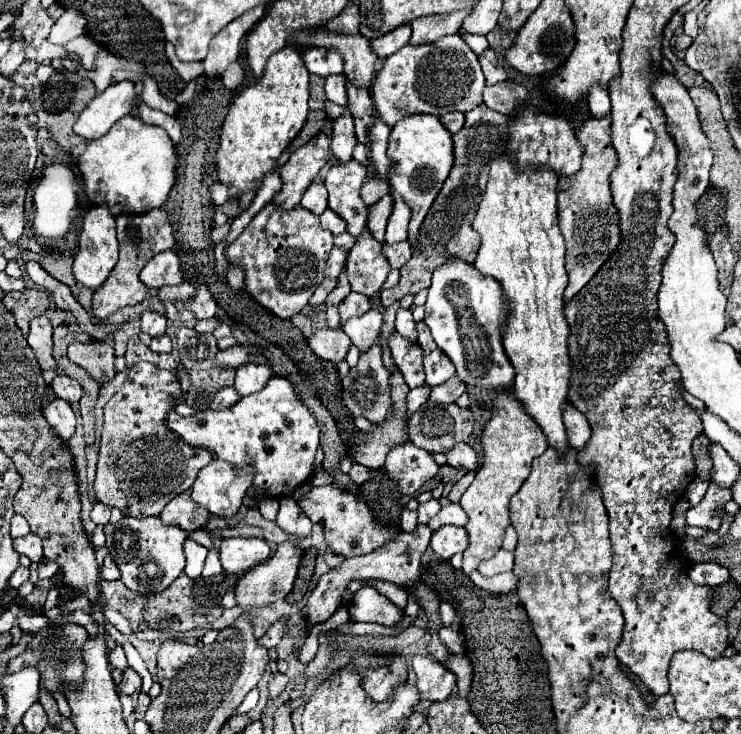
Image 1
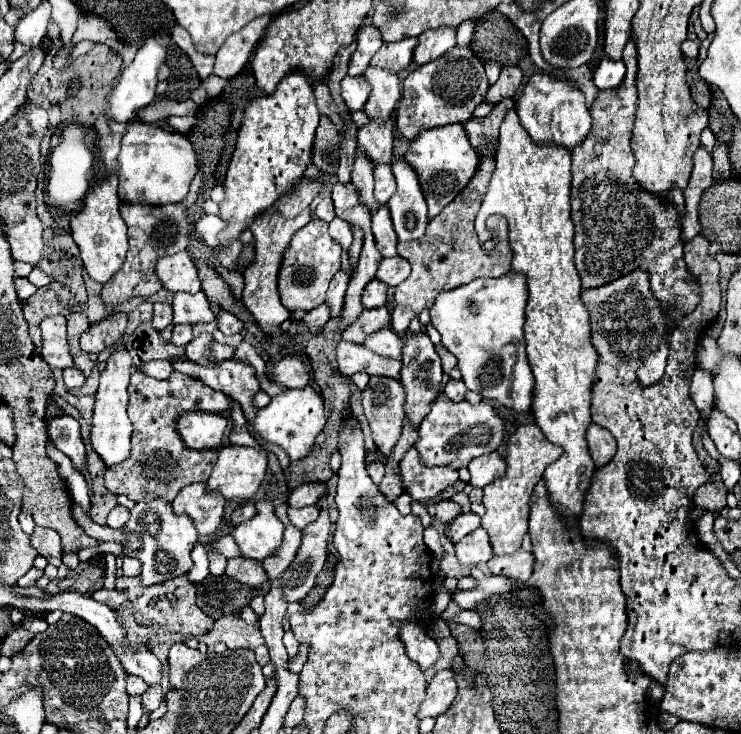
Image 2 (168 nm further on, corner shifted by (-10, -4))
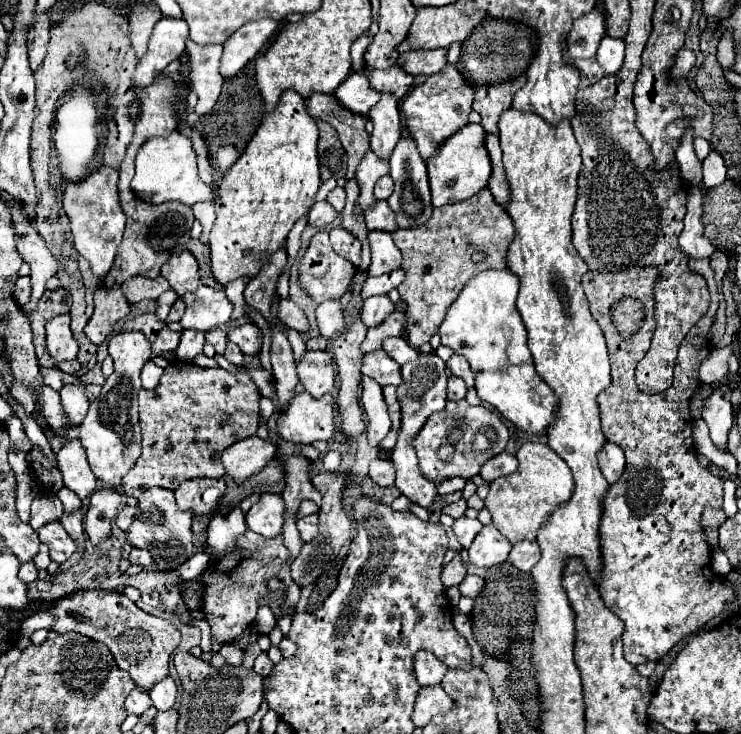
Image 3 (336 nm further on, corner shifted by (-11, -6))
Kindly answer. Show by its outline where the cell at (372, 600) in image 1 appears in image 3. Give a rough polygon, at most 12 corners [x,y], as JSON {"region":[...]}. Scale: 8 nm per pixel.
{"region":[[418,652],[414,674],[420,686],[442,682],[446,666],[430,652]]}

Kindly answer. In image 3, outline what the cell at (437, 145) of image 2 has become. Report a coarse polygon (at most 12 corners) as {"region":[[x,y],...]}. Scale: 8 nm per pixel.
{"region":[[466,124],[428,162],[432,206],[472,198],[492,174]]}

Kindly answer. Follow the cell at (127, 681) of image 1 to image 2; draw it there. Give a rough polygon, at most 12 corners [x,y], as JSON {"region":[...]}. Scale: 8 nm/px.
{"region":[[153,684],[141,696],[143,706],[153,712],[163,698],[161,686]]}

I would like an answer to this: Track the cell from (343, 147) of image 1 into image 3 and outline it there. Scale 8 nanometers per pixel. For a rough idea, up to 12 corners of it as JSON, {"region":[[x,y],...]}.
{"region":[[388,202],[366,210],[368,230],[398,230]]}

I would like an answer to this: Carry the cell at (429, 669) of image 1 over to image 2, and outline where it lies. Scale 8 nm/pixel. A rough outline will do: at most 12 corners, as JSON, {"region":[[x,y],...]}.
{"region":[[439,670],[417,716],[443,714],[457,694],[455,672]]}

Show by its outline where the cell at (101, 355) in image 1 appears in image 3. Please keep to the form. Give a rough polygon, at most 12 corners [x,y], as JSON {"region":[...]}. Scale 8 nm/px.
{"region":[[120,286],[94,292],[94,314],[84,332],[94,344],[126,318],[130,304]]}

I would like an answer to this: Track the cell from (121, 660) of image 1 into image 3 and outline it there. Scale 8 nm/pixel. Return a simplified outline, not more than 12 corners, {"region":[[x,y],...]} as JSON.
{"region":[[138,688],[124,702],[128,714],[144,714],[152,706],[150,696]]}

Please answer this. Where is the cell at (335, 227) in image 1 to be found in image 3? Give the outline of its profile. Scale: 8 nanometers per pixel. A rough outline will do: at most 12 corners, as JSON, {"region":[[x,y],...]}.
{"region":[[342,226],[330,230],[336,254],[358,268],[360,240]]}

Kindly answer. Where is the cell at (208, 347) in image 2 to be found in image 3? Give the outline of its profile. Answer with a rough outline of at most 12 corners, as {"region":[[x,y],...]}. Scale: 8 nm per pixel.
{"region":[[210,330],[206,342],[224,354],[228,336],[224,330]]}

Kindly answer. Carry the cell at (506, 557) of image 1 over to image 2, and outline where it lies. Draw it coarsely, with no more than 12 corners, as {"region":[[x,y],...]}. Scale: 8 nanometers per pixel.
{"region":[[517,550],[491,558],[487,568],[495,576],[525,582],[533,572],[531,552]]}

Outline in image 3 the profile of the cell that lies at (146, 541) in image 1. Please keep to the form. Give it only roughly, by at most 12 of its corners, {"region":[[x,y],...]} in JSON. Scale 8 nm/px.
{"region":[[146,490],[128,530],[160,570],[192,556],[192,510]]}

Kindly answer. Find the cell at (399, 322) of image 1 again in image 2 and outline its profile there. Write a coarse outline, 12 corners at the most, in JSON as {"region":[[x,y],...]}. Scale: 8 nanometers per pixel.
{"region":[[425,332],[403,346],[405,414],[419,426],[443,370]]}

